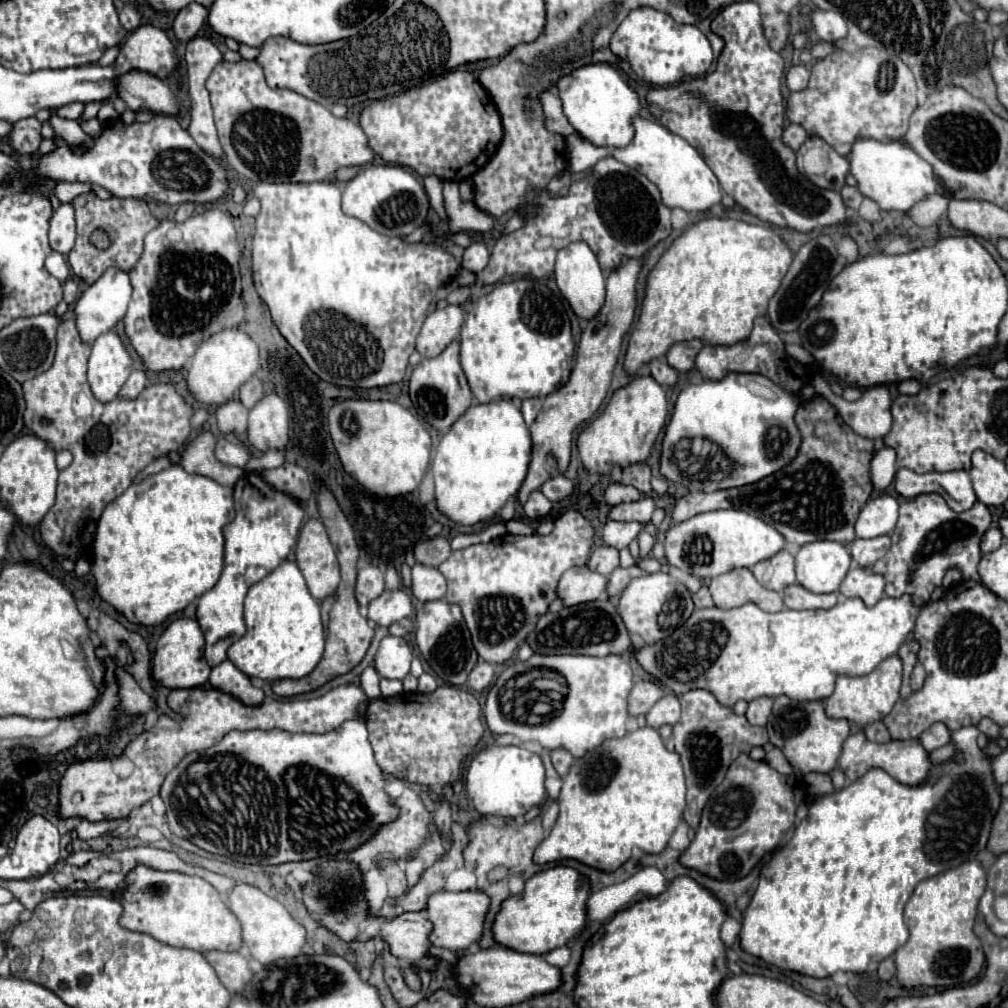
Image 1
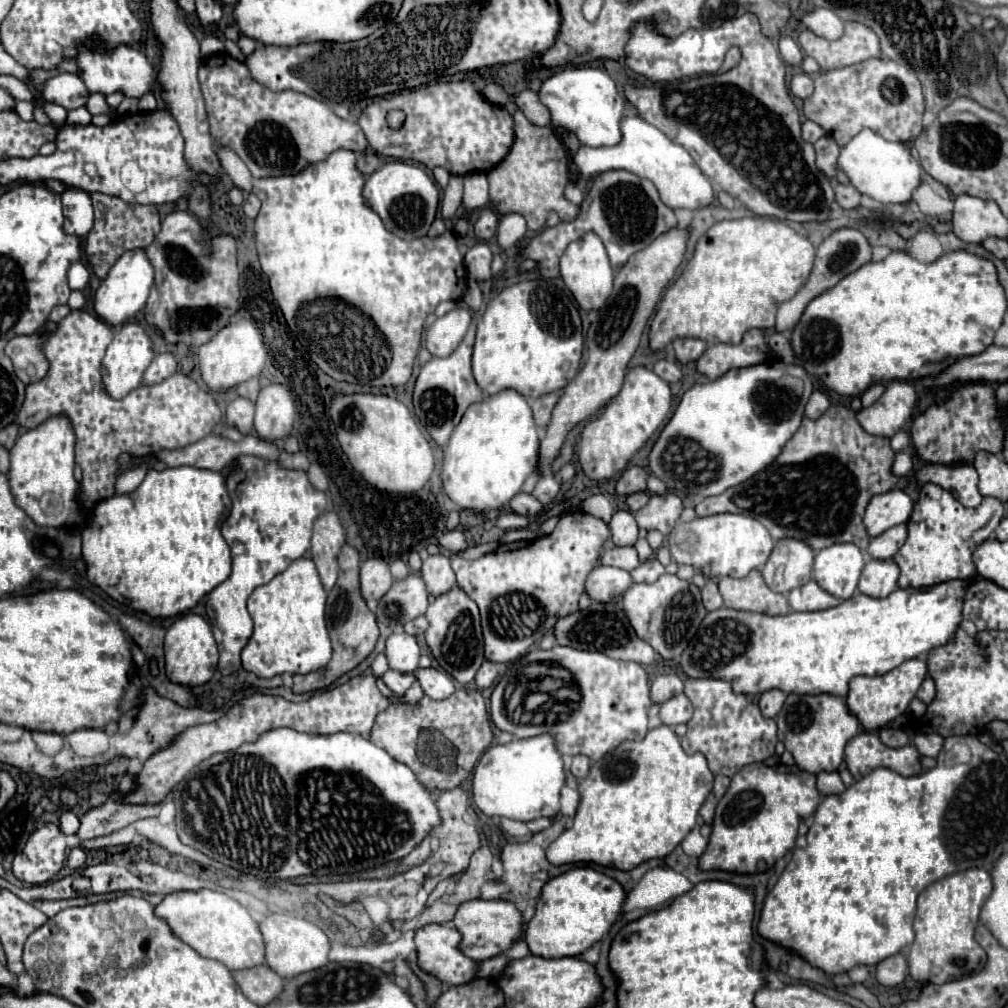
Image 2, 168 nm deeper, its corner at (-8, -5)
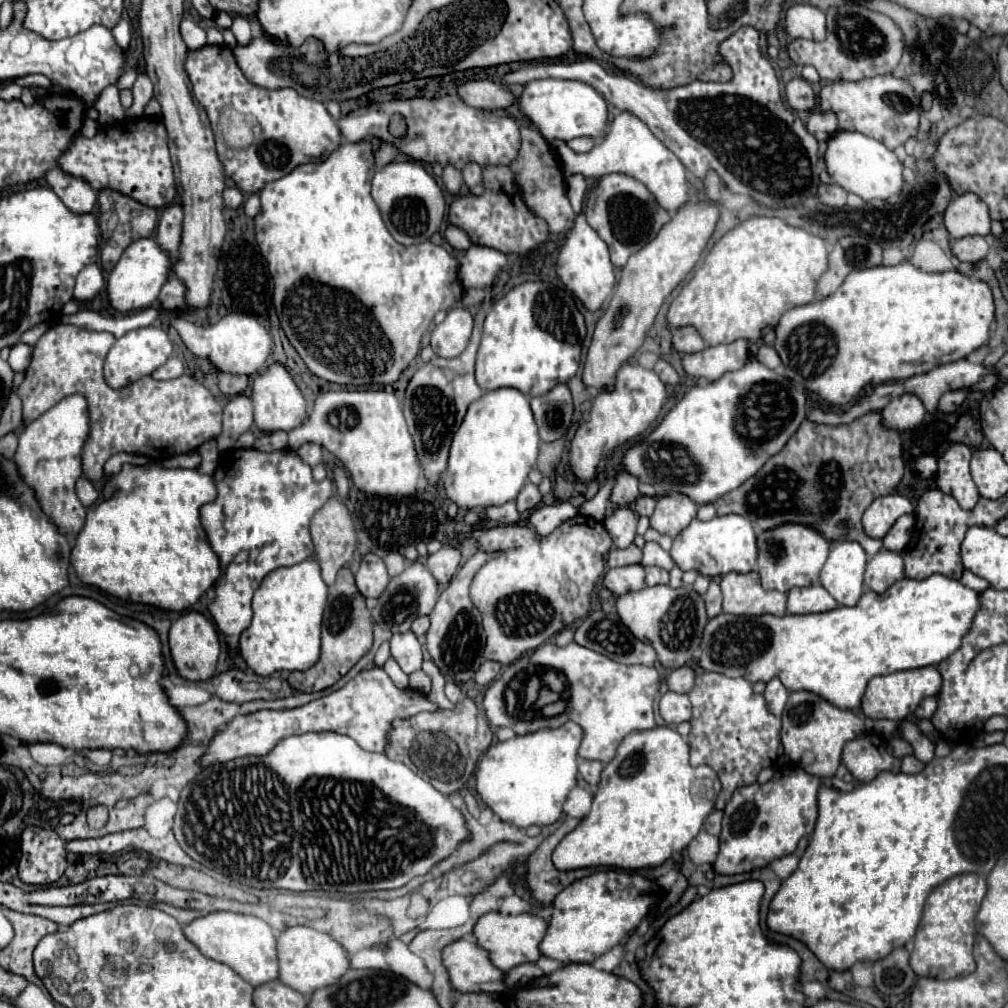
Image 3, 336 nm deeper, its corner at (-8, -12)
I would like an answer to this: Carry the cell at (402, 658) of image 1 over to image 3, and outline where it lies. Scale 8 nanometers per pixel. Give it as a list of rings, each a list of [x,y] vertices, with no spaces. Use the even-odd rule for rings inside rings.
[[[413,631],[395,633],[391,637],[391,655],[395,657],[395,661],[399,663],[399,667],[407,675],[411,675],[411,673],[421,669],[423,649],[421,649],[421,643],[417,641],[417,637],[413,635]]]

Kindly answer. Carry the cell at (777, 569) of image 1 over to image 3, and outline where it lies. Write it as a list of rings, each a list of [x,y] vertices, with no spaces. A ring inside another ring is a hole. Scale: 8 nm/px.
[[[783,523],[757,535],[757,567],[763,589],[787,593],[793,587],[817,585],[819,571],[831,551],[831,541],[817,529],[801,523]]]

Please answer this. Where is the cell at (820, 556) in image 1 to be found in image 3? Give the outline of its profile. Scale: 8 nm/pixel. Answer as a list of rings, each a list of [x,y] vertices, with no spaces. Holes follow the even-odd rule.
[[[841,539],[833,543],[821,569],[821,585],[839,605],[857,605],[863,595],[863,573],[867,553],[857,541]]]

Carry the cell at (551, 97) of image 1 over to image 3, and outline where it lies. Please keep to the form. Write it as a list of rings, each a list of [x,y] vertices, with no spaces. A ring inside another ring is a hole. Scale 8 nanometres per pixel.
[[[467,81],[457,87],[457,95],[475,109],[505,109],[515,101],[505,87],[493,81]]]

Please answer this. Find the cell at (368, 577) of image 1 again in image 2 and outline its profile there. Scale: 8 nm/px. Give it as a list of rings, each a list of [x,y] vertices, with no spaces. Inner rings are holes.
[[[373,558],[361,566],[361,594],[367,602],[371,600],[379,602],[391,586],[393,586],[393,576],[383,560]]]

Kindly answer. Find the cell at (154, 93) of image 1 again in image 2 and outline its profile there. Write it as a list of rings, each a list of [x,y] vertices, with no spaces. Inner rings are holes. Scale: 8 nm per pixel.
[[[117,46],[111,54],[81,48],[77,62],[81,68],[81,78],[87,82],[87,88],[91,90],[91,94],[99,92],[99,94],[107,96],[113,92],[121,92],[127,98],[141,98],[141,96],[153,92],[153,88],[155,88],[151,64],[139,50],[135,50],[131,46]]]

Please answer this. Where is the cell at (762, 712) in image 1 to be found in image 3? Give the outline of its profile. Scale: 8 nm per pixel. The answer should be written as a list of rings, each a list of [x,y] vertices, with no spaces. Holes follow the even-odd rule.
[[[775,677],[767,683],[767,689],[765,689],[765,699],[767,699],[767,707],[771,713],[775,715],[781,715],[785,703],[787,703],[787,697],[789,697],[789,691],[783,687],[783,683]]]

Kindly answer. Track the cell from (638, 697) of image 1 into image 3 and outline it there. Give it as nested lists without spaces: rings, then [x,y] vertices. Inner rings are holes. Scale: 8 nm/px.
[[[679,667],[673,669],[667,677],[667,685],[675,693],[689,693],[695,683],[695,669],[693,667]]]

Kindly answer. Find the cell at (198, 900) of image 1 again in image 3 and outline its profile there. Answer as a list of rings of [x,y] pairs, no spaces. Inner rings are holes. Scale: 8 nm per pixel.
[[[215,911],[185,925],[183,931],[187,939],[193,941],[195,947],[205,957],[231,965],[231,969],[235,969],[245,981],[251,981],[251,985],[259,987],[259,985],[279,979],[277,937],[273,929],[259,917],[239,915],[239,913],[229,913],[229,911]]]

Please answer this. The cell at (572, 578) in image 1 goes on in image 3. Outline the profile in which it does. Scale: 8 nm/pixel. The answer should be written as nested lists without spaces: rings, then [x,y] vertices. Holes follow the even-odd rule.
[[[637,563],[609,569],[603,577],[603,585],[617,597],[629,591],[639,591],[645,587],[645,567]]]

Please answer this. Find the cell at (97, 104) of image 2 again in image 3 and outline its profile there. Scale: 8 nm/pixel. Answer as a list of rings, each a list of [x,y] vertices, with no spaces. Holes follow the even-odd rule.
[[[109,85],[103,89],[99,99],[95,101],[95,109],[99,111],[99,125],[113,125],[117,121],[123,121],[123,107],[119,103],[119,89],[117,85]]]

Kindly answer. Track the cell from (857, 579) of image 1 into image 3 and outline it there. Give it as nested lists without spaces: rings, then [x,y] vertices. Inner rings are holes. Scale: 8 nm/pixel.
[[[881,549],[871,561],[867,563],[865,571],[865,585],[875,591],[883,593],[887,587],[891,587],[895,581],[903,579],[903,557],[895,551]]]

